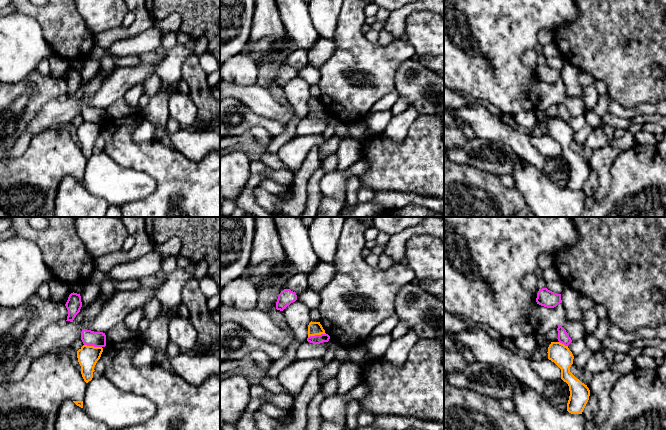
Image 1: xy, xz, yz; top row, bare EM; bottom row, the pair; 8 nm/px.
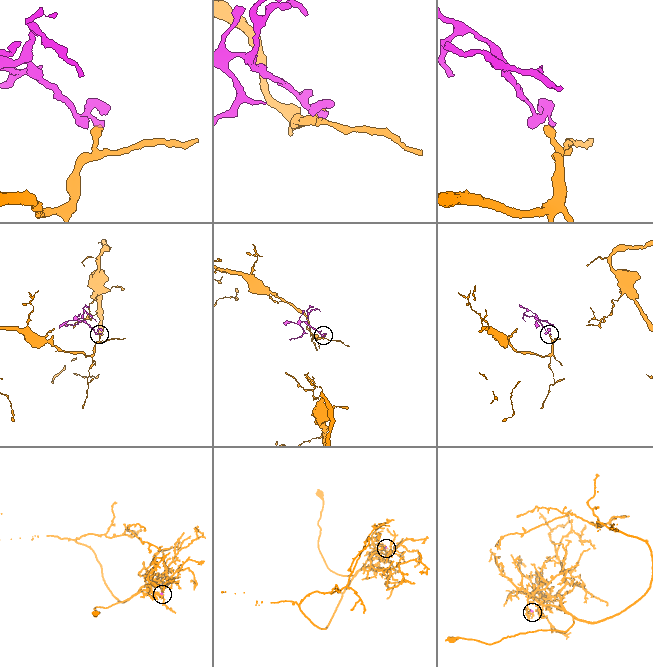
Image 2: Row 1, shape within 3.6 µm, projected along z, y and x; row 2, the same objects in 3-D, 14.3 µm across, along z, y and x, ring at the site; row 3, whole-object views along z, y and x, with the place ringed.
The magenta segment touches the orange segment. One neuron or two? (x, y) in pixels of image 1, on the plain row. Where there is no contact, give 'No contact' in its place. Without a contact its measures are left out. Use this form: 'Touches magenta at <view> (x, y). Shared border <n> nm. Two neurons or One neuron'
Touches magenta at xy (93, 121). Shared border 150 nm. Two neurons

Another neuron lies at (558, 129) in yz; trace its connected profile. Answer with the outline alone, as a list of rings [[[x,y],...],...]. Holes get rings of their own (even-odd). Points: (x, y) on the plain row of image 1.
[[[551,118],[548,123],[548,135],[561,145],[561,155],[569,162],[570,172],[567,187],[571,190],[582,190],[590,172],[590,166],[571,148],[574,132],[568,122],[560,118]]]

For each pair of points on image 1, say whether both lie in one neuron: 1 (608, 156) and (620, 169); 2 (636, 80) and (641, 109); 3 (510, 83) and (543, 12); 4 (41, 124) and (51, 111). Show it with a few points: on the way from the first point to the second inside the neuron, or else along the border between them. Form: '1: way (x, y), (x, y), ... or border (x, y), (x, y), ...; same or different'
1: border (622, 152), (611, 165), (610, 185); different
2: border (617, 102), (627, 108), (641, 103), (655, 105); different
3: way (510, 65), (510, 45), (525, 30); same
4: way (44, 121), (51, 114); same

